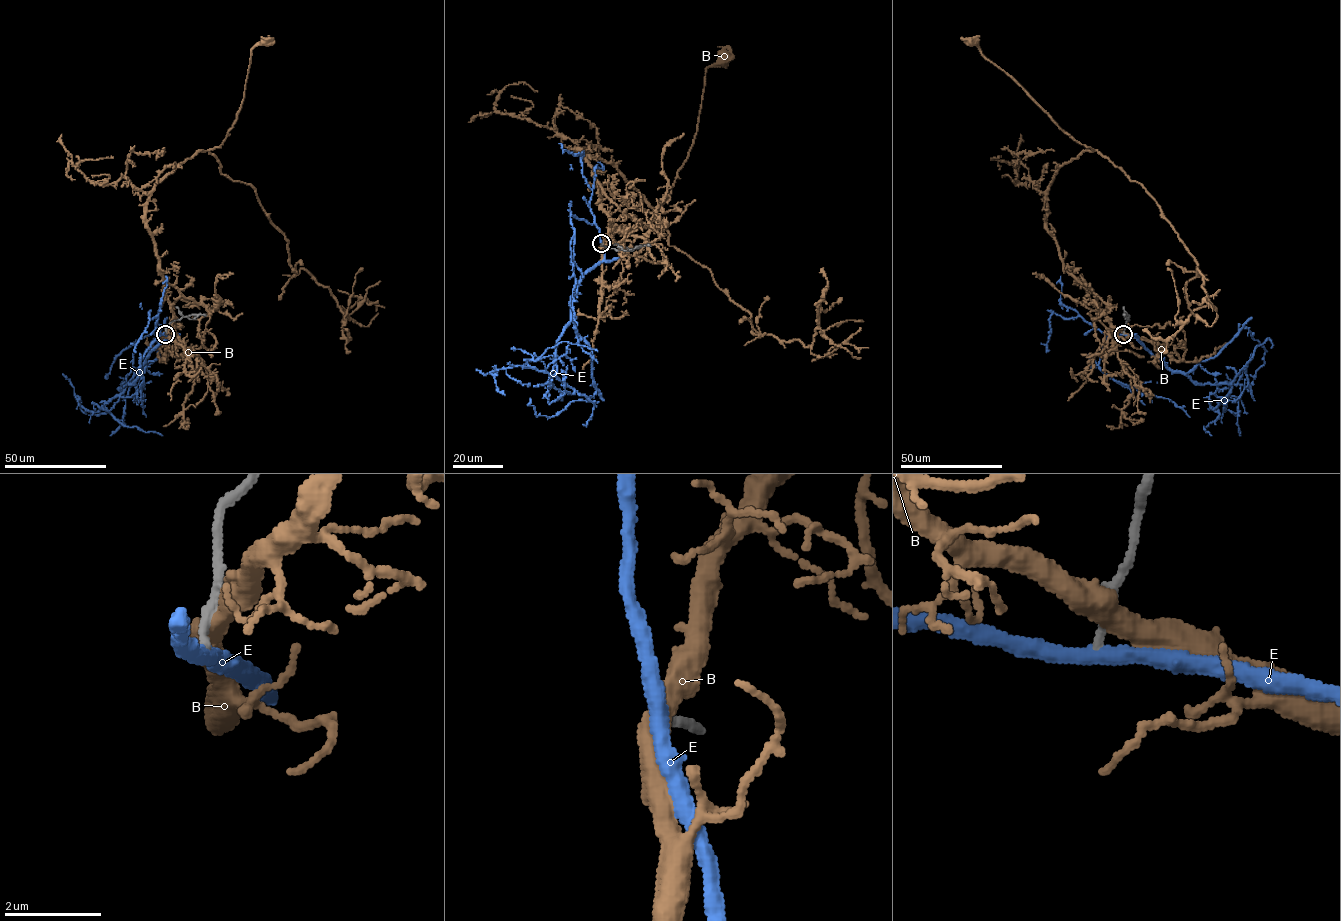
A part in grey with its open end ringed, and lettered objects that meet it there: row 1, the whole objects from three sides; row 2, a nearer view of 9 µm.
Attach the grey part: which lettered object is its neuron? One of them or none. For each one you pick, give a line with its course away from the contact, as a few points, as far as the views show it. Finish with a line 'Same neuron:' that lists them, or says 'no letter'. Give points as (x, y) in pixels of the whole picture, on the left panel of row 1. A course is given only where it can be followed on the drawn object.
Same neuron: no letter

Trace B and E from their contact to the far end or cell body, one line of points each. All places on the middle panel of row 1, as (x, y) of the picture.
B: (601, 244), (610, 218), (577, 149), (610, 162), (660, 205), (692, 144), (705, 69), (724, 57)
E: (601, 243), (604, 259), (581, 276), (571, 306), (596, 393), (550, 417), (537, 415), (530, 397)

